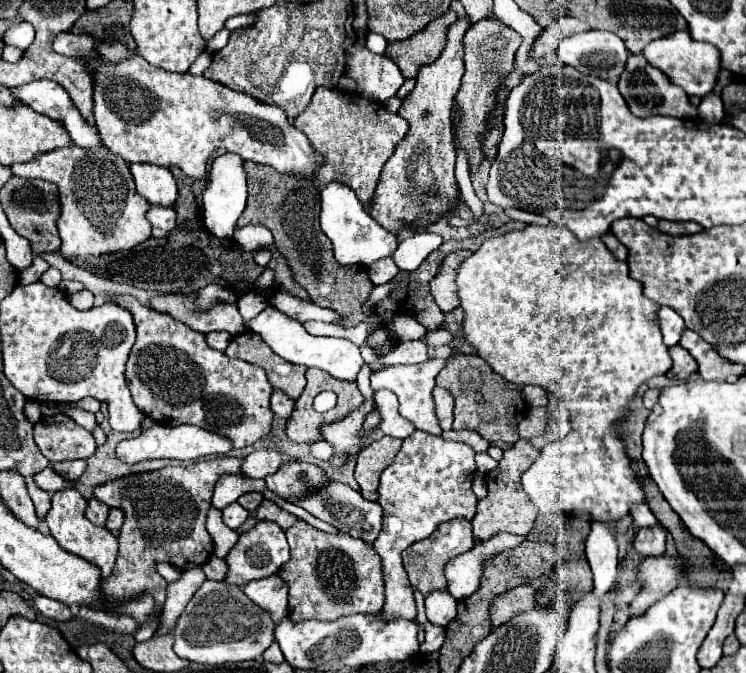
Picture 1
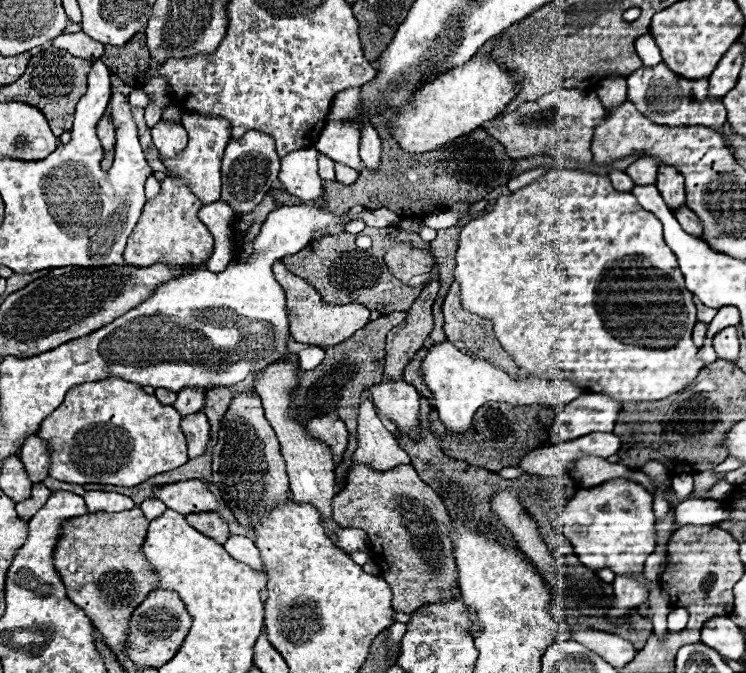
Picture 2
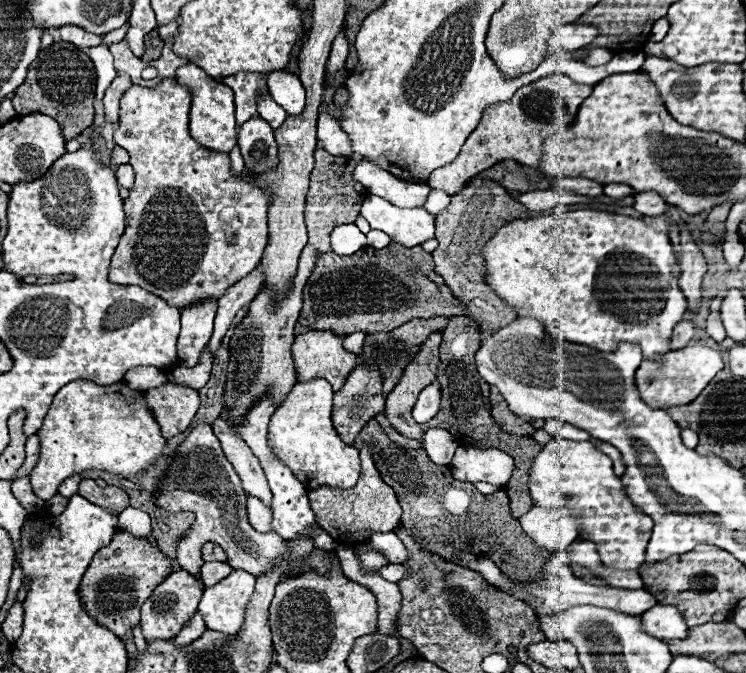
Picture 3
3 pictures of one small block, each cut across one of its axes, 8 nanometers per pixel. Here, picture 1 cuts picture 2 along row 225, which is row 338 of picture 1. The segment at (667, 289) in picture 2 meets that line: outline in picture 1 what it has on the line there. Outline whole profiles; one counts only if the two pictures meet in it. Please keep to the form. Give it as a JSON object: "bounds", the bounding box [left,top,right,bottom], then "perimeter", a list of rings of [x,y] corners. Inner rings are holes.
{"bounds":[456,224,672,524],"perimeter":[[[530,224],[524,230],[512,230],[512,232],[504,234],[504,236],[496,236],[496,238],[486,240],[480,246],[478,252],[474,252],[470,258],[466,258],[462,262],[462,266],[458,268],[456,284],[458,284],[458,294],[460,294],[460,306],[462,306],[464,314],[466,314],[462,330],[466,334],[466,340],[478,350],[478,356],[482,356],[492,366],[494,372],[498,372],[502,378],[506,378],[512,384],[536,384],[536,386],[542,386],[544,390],[554,392],[562,400],[564,408],[570,414],[572,430],[568,432],[568,436],[562,438],[562,440],[554,440],[554,442],[545,444],[539,450],[540,456],[536,458],[536,462],[522,474],[522,488],[528,494],[528,500],[538,508],[540,516],[550,516],[550,514],[562,512],[568,520],[612,522],[614,524],[616,520],[620,520],[622,516],[628,514],[632,504],[644,502],[642,488],[640,488],[640,484],[638,484],[638,480],[636,480],[632,468],[630,468],[630,460],[626,456],[626,450],[624,450],[622,442],[616,436],[614,422],[620,420],[626,414],[626,404],[634,398],[638,386],[644,384],[646,380],[658,376],[658,374],[666,374],[668,368],[672,366],[672,360],[670,360],[670,354],[668,354],[668,346],[664,346],[662,334],[660,334],[658,324],[656,324],[654,314],[658,310],[658,304],[648,300],[642,294],[640,282],[636,282],[634,278],[628,276],[628,264],[616,260],[608,252],[608,248],[604,246],[602,240],[580,242],[566,228],[558,228],[554,224],[550,224],[550,226],[534,226],[534,224]]]}

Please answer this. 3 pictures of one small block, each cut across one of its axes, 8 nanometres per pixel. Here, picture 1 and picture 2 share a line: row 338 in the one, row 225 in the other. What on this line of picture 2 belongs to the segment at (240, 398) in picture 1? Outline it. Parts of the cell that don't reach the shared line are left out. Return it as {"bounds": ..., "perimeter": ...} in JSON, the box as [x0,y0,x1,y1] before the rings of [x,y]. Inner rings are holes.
{"bounds":[124,168,214,268],"perimeter":[[[166,168],[166,178],[160,182],[158,196],[146,202],[136,228],[128,238],[124,262],[138,268],[146,268],[156,262],[182,268],[206,266],[214,250],[214,236],[198,218],[198,210],[202,206],[204,202],[200,202],[192,194],[192,190],[188,190],[188,184],[178,178],[170,168]]]}

